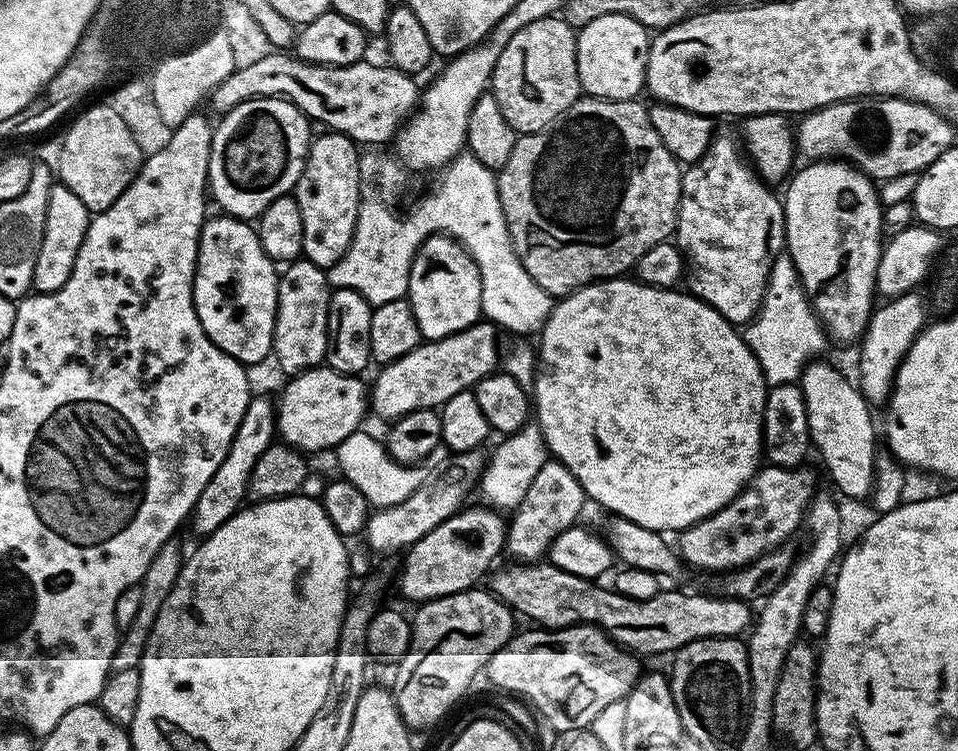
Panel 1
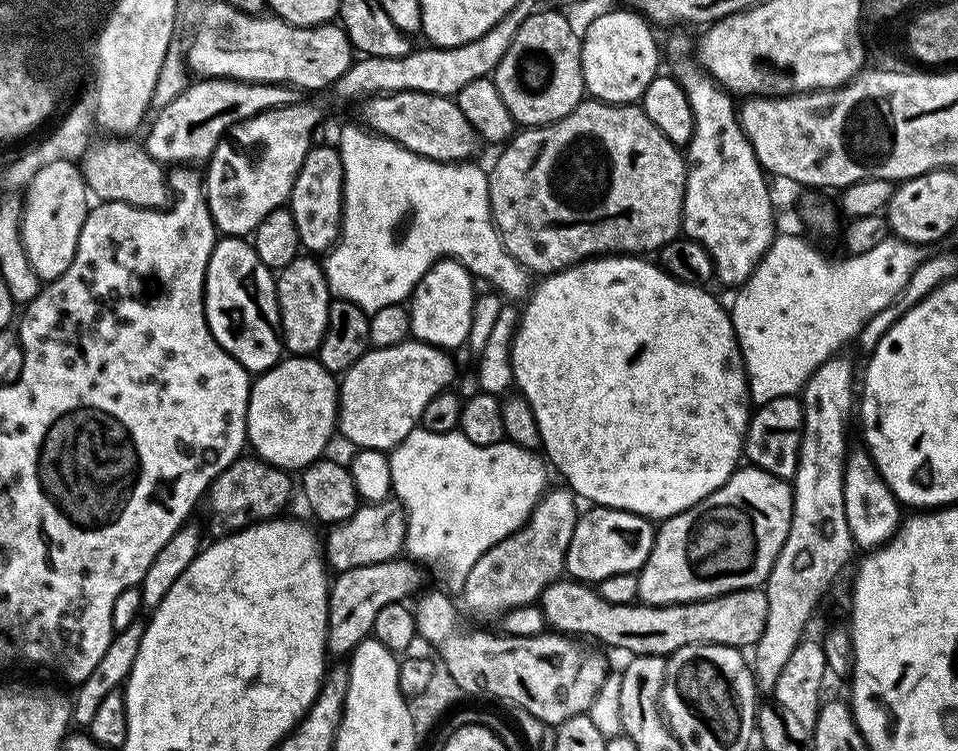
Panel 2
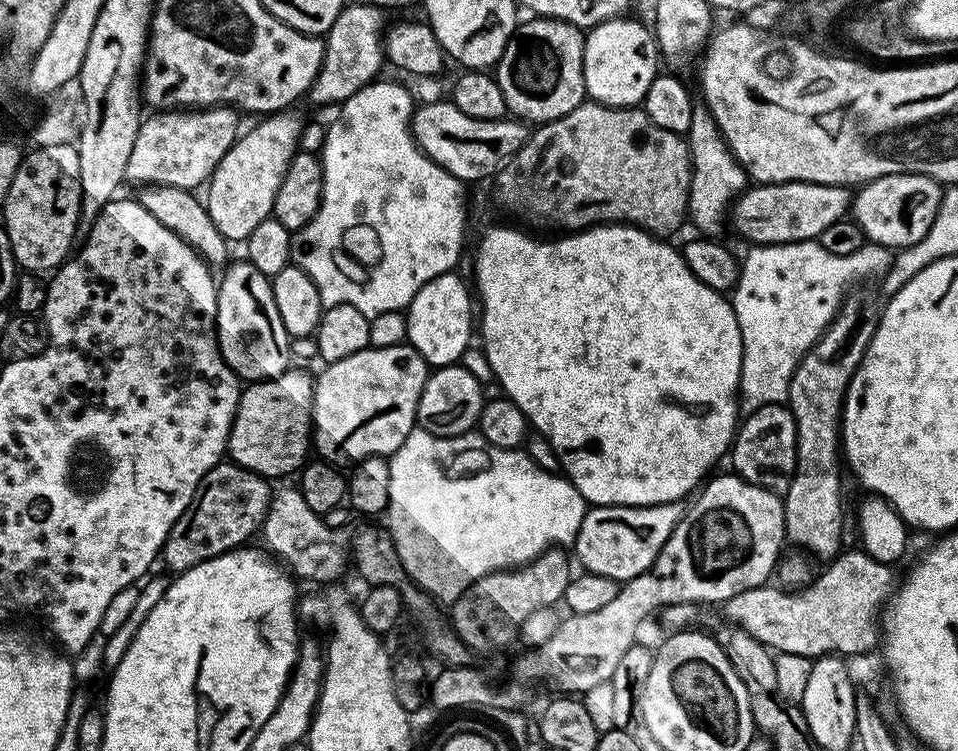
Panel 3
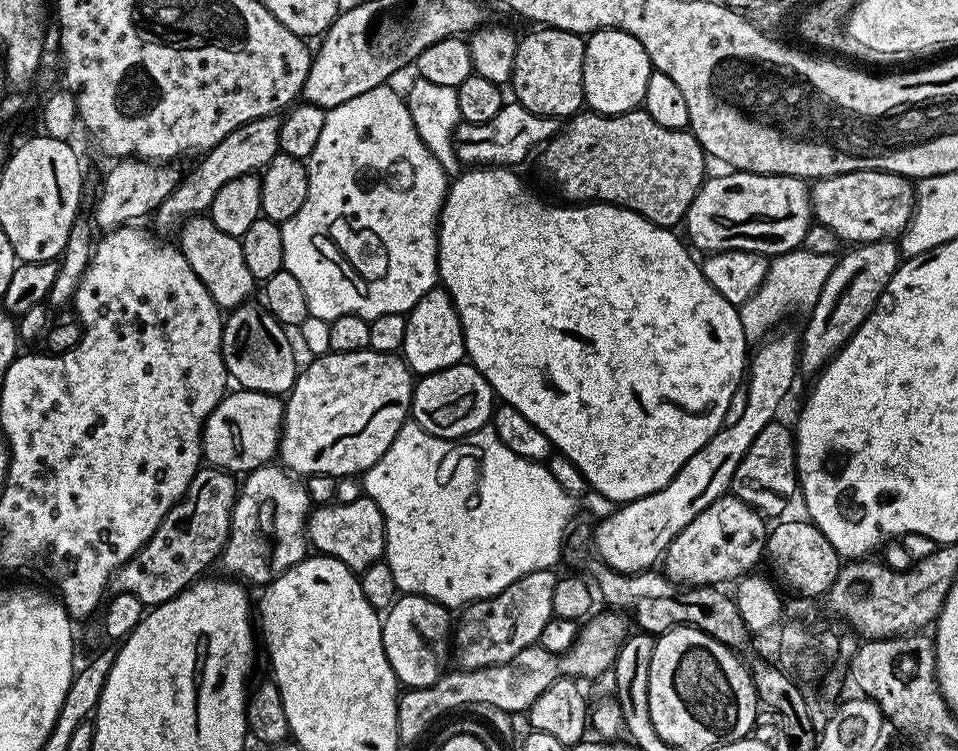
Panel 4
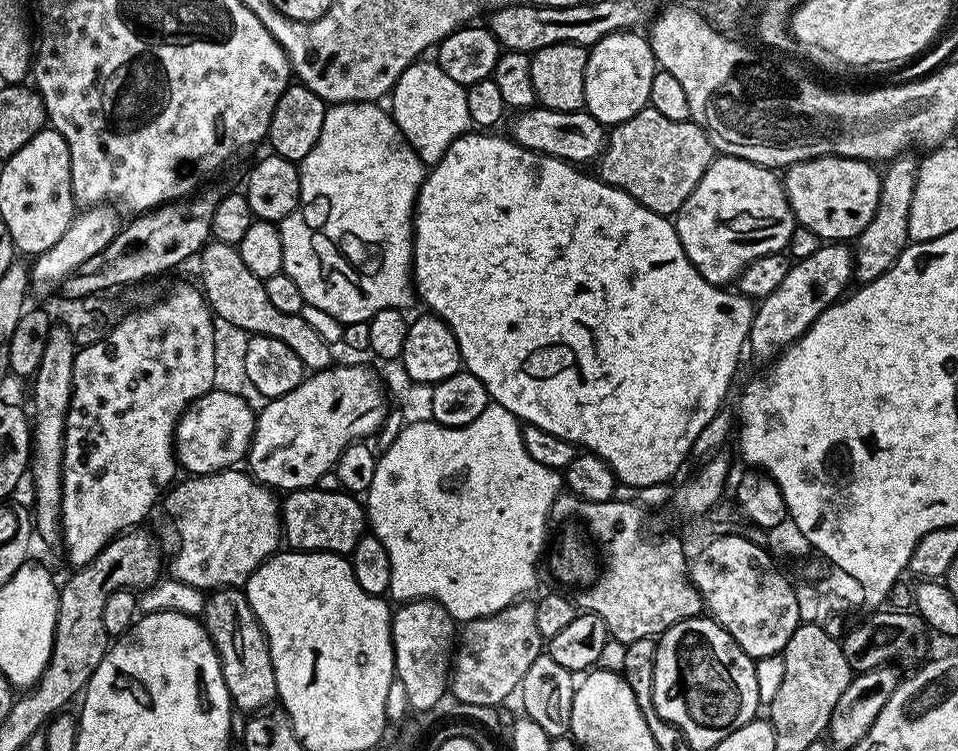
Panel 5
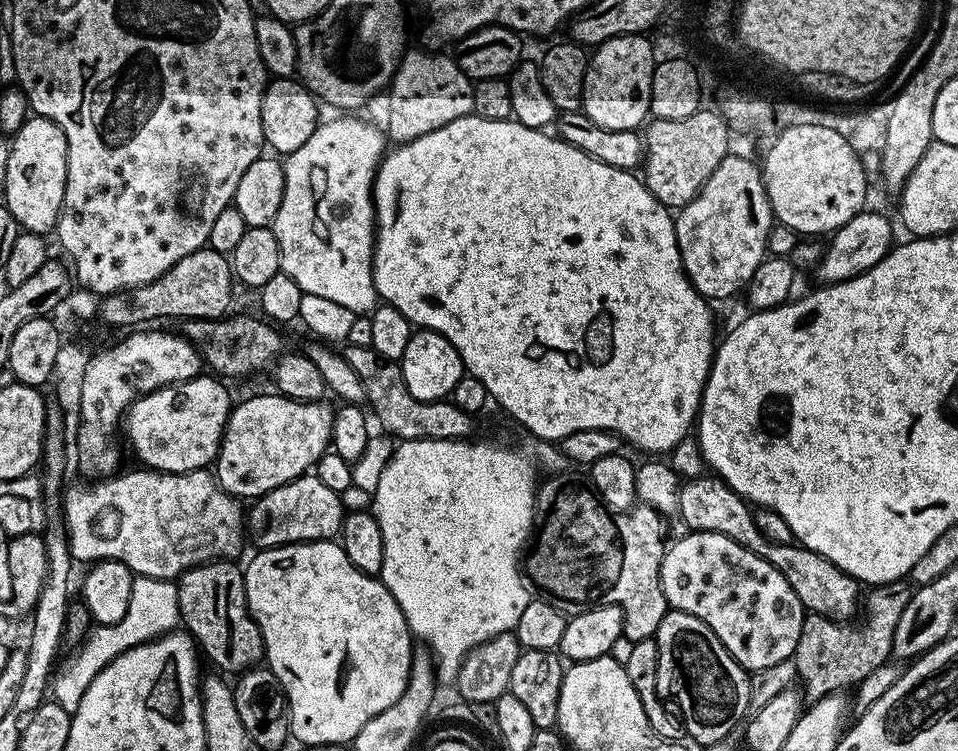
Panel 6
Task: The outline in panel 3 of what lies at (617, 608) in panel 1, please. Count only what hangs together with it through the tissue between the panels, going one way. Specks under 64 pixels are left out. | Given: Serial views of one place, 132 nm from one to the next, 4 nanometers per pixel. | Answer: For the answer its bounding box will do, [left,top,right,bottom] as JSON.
[723,550,898,658]

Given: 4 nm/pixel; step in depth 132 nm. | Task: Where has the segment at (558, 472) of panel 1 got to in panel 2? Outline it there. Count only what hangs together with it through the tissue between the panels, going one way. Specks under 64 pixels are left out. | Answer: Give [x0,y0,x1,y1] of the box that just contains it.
[462,487,578,621]

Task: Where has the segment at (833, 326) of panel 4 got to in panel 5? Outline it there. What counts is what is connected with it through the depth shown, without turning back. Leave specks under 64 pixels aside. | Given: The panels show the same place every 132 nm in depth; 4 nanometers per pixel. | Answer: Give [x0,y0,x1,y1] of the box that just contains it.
[854,154,918,285]

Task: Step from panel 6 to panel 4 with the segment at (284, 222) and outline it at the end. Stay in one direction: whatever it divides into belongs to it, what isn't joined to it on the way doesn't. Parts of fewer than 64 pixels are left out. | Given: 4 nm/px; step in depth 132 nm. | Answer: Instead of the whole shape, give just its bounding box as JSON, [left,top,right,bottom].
[280,84,450,322]

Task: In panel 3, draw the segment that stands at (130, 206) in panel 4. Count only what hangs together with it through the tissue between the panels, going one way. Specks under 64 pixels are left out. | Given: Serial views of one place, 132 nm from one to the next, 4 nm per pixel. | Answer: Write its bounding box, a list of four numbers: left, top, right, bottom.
[125,106,241,190]

